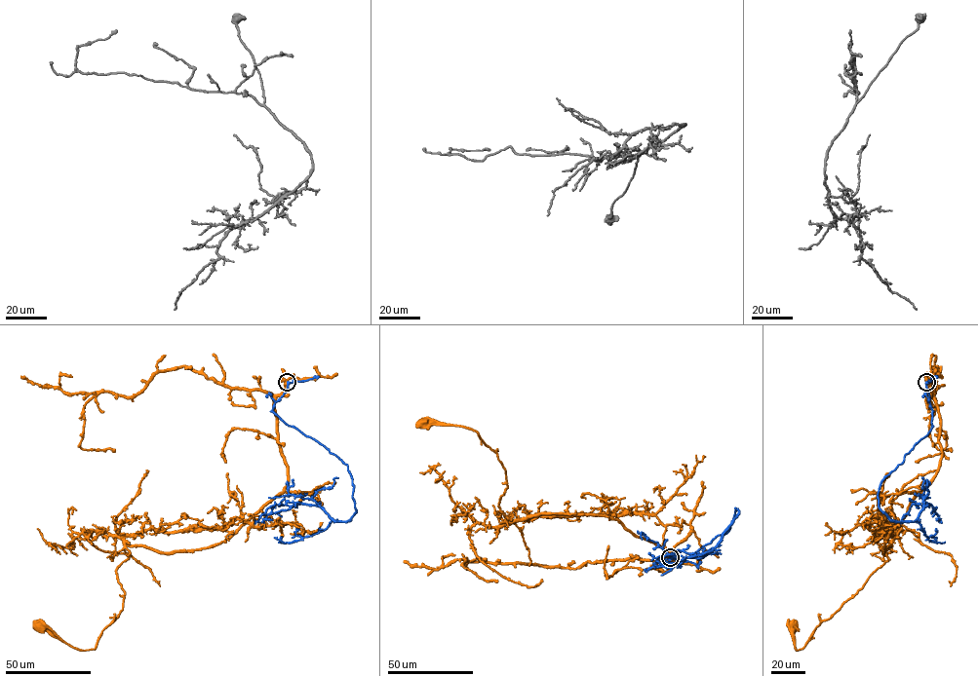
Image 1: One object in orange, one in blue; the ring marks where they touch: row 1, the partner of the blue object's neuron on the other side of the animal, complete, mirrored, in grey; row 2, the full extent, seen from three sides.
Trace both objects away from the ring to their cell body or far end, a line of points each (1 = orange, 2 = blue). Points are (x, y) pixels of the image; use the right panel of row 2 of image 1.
1: (926, 382), (940, 420), (937, 473), (889, 533), (888, 560), (801, 649), (793, 624)
2: (926, 382), (933, 426), (878, 493), (896, 521), (915, 521), (926, 502), (911, 506), (909, 522)

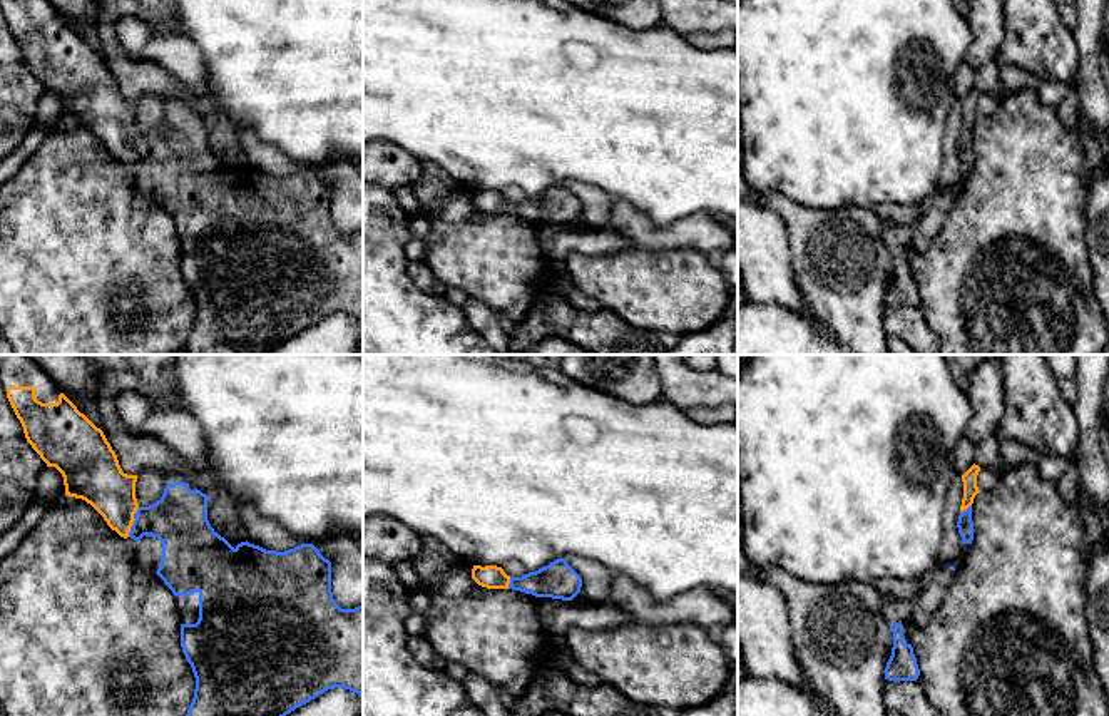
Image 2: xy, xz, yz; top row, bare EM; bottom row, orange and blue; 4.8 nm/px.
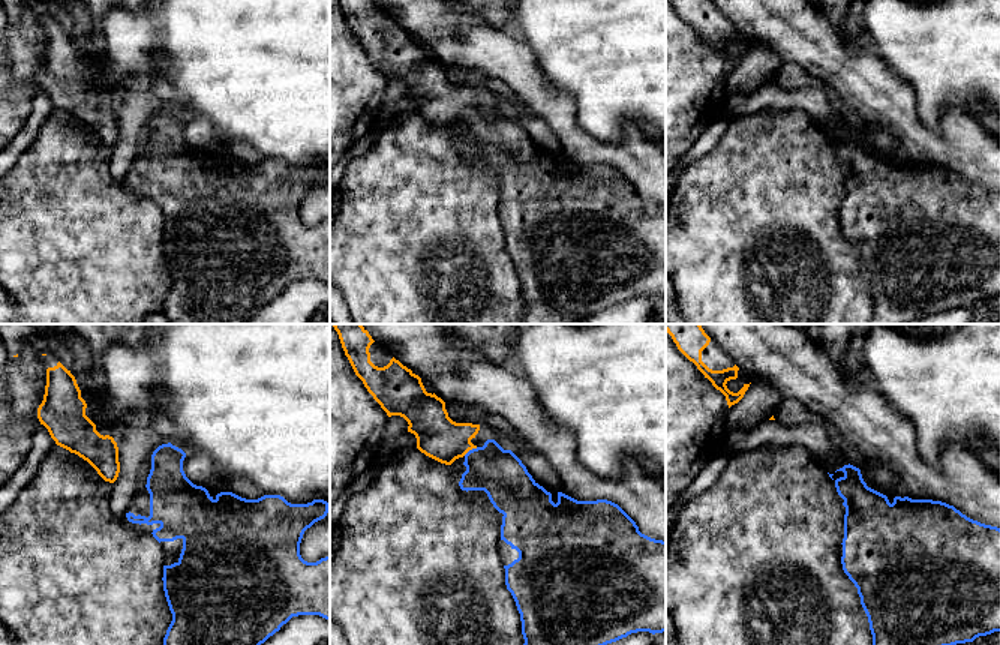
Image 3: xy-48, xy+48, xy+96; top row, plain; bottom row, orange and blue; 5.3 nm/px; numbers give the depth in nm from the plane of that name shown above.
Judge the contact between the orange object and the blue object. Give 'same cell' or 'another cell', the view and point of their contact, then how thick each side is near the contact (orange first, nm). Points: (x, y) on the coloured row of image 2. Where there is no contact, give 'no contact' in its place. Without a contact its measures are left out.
another cell; contact xy (132, 522); calibres 240 and 280 nm

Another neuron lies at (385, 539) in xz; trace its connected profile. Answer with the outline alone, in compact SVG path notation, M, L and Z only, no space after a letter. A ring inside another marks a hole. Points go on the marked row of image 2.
M363 515L363 555L385 564L410 560L422 550L422 535L383 515Z

